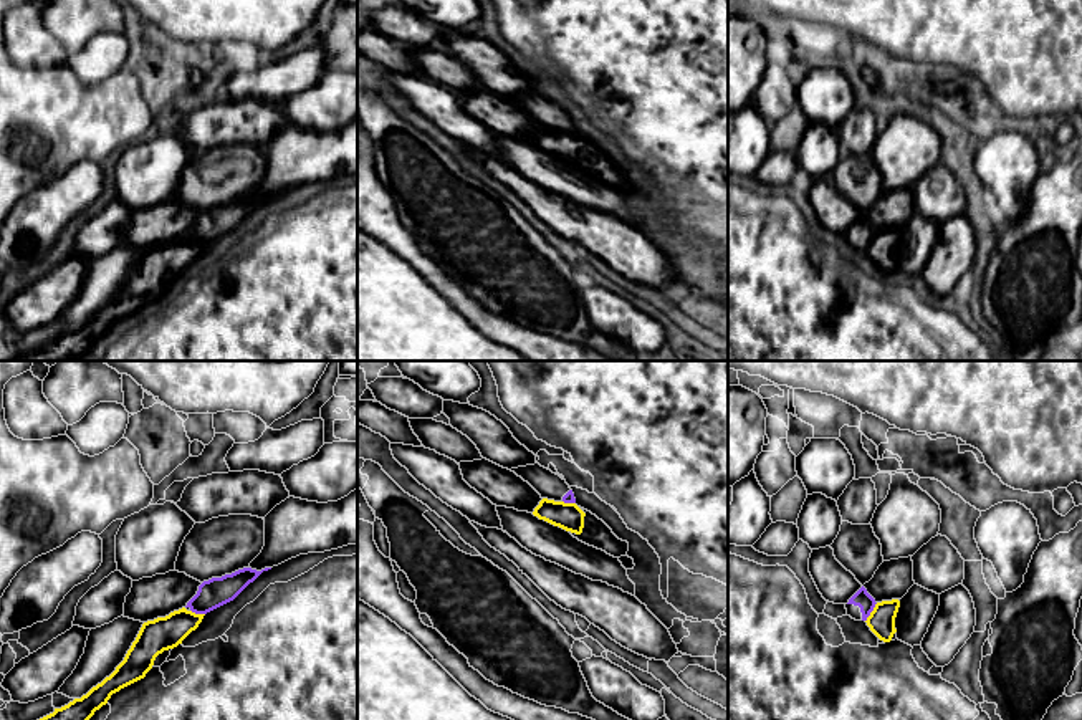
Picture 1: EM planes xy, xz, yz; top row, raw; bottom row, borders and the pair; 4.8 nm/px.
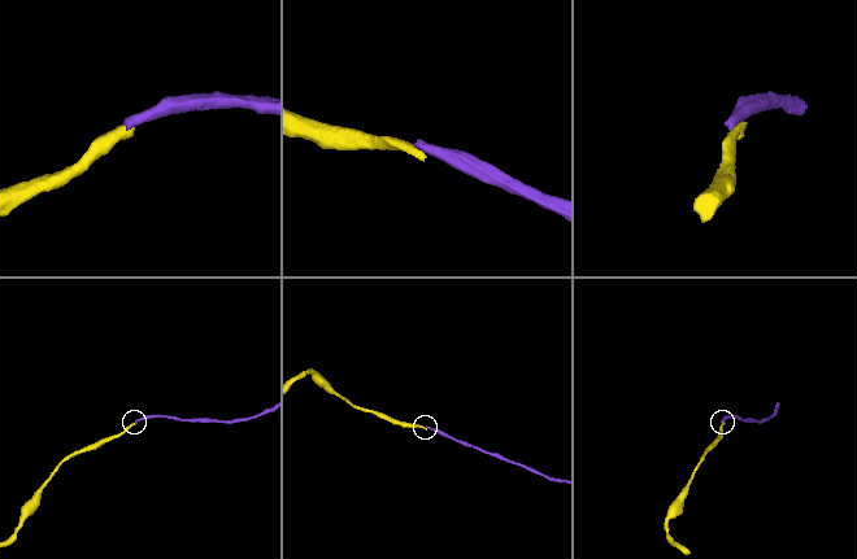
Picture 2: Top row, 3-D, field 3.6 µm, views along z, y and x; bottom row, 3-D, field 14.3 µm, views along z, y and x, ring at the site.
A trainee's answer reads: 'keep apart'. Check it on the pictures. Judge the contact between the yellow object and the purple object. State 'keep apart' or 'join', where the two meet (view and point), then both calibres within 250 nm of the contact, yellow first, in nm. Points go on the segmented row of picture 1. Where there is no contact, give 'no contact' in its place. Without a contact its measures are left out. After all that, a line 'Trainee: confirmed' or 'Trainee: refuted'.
keep apart; contact yz (871, 613); calibres 130 and 80 nm
Trainee: confirmed

